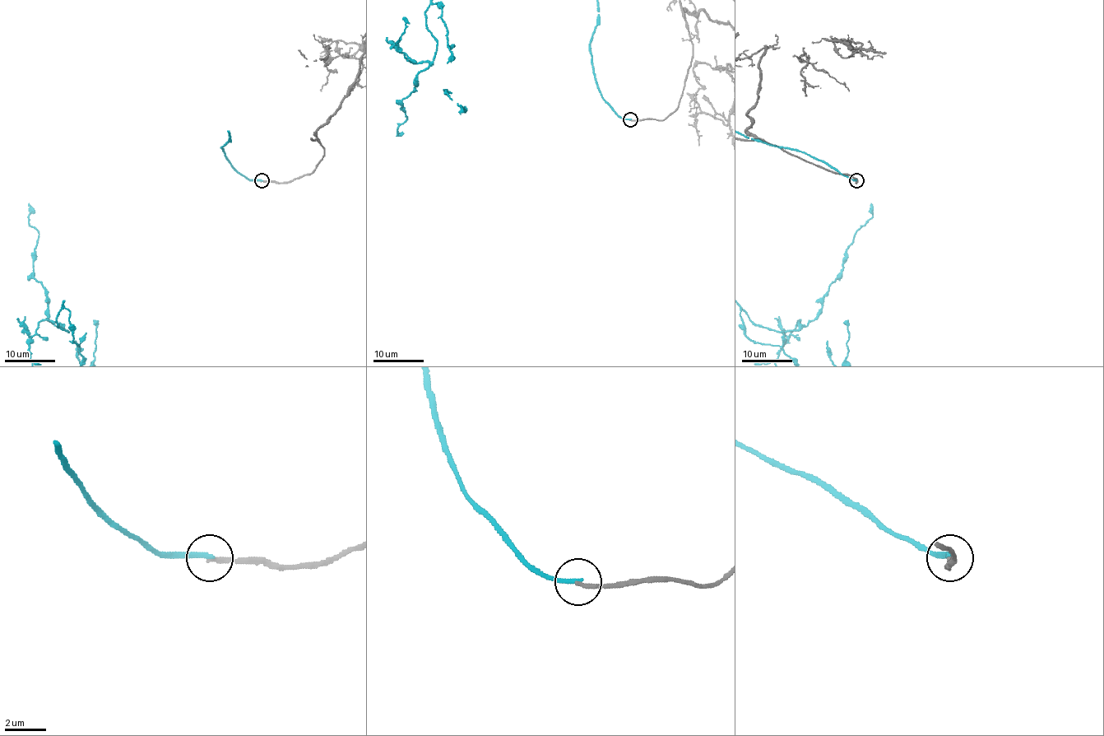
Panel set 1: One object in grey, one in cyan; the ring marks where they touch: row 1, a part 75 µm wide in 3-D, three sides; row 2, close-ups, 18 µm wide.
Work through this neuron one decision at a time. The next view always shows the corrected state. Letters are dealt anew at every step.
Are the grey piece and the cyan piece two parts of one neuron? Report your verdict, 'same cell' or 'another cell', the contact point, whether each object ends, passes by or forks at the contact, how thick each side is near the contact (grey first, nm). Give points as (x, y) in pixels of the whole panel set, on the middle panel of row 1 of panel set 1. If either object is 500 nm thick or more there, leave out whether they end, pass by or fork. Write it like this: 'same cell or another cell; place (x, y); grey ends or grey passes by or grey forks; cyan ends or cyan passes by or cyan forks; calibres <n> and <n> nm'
another cell; place (630, 119); grey ends; cyan ends; calibres 200 and 200 nm

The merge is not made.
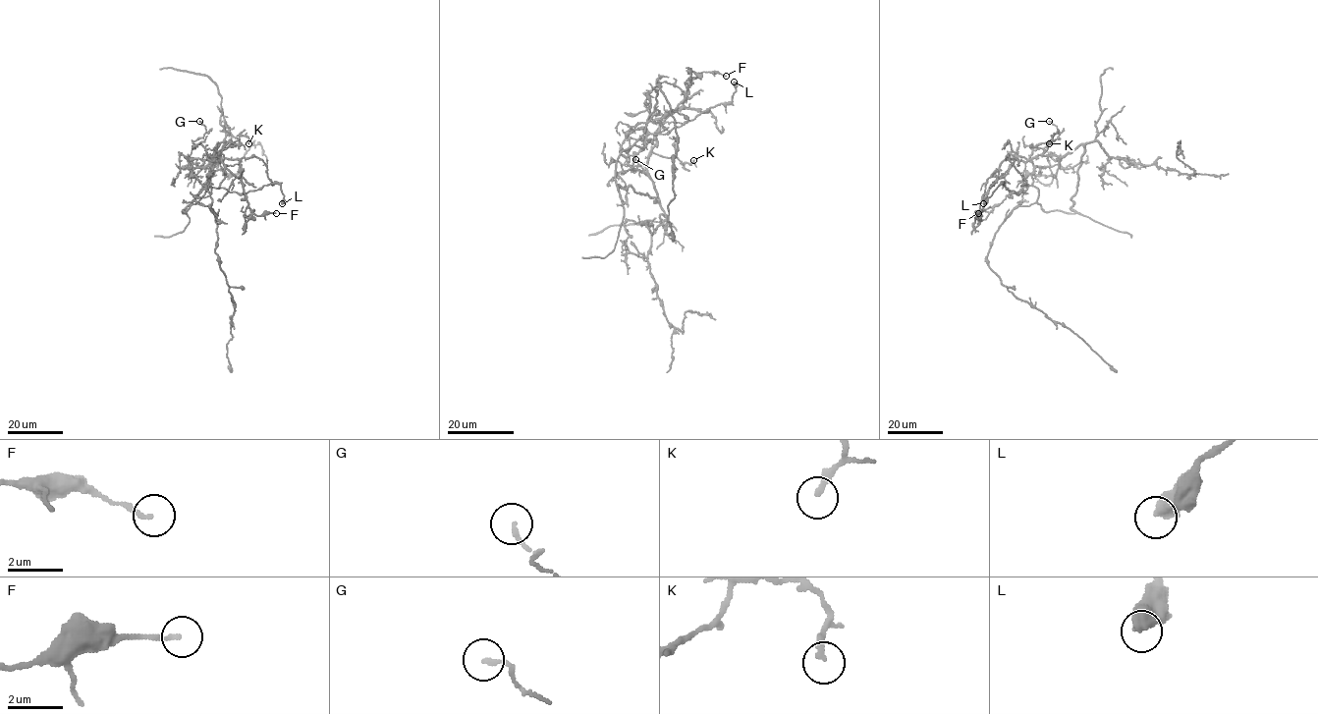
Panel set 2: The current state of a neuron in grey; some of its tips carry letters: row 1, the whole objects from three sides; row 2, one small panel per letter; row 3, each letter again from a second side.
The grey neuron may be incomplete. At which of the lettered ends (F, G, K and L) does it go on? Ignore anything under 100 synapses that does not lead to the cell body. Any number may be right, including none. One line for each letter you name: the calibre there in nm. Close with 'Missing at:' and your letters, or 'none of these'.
Missing at: none of these

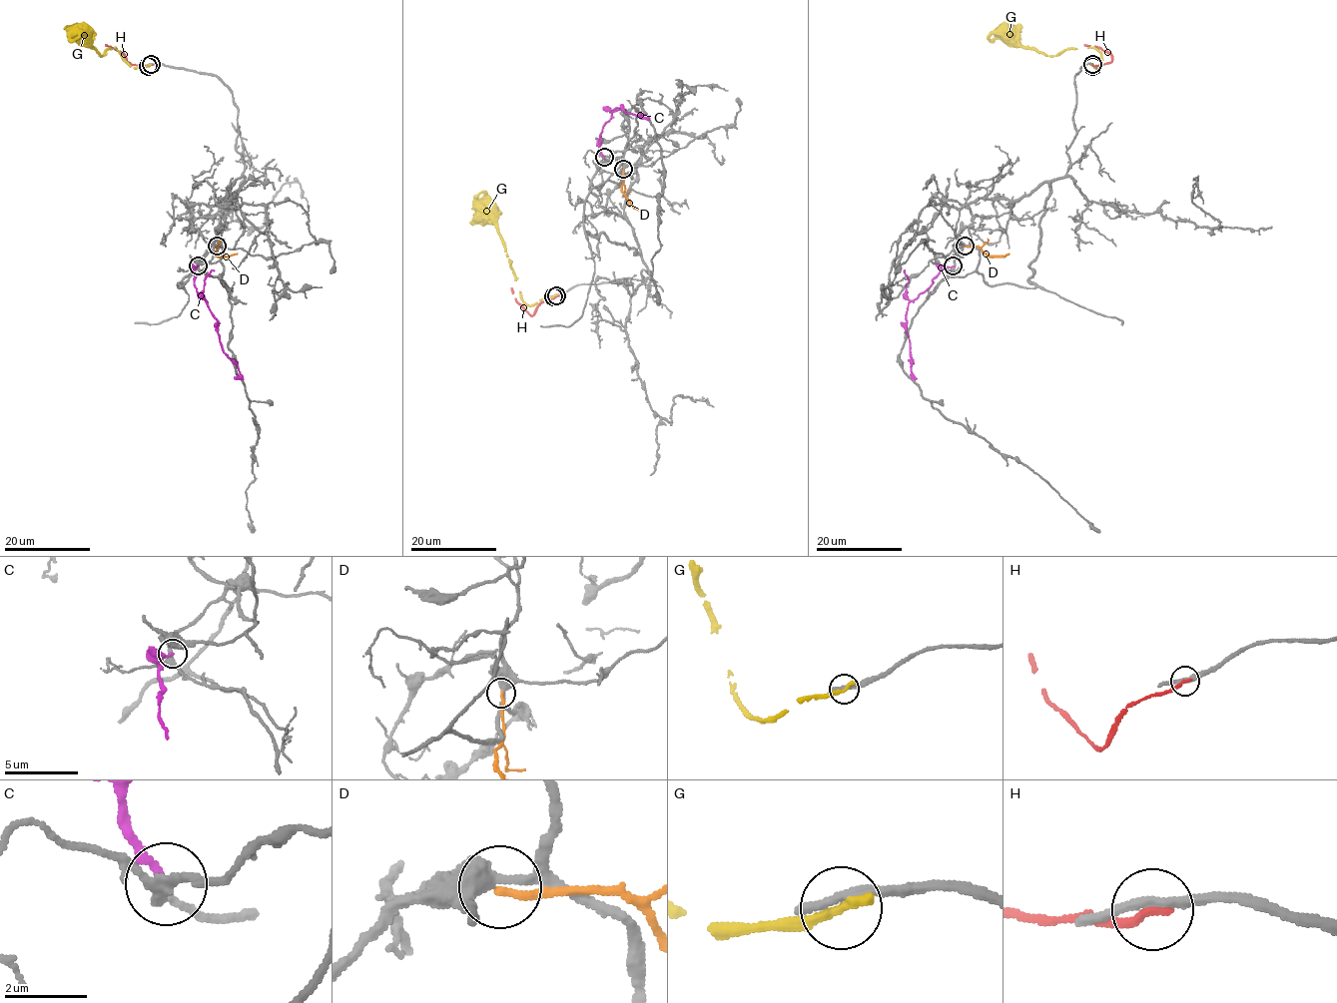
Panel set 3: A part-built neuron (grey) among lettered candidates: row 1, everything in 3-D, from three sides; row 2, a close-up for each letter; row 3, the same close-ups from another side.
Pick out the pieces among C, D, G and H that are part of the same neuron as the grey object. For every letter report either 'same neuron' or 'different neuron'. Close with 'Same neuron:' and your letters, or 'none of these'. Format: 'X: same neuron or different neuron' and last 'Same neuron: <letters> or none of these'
C: different neuron
D: different neuron
G: different neuron
H: different neuron
Same neuron: none of these

